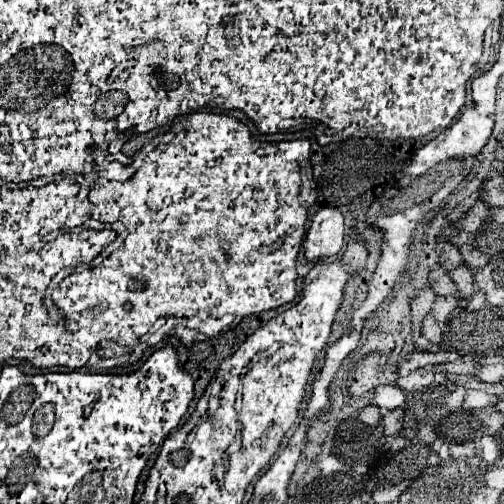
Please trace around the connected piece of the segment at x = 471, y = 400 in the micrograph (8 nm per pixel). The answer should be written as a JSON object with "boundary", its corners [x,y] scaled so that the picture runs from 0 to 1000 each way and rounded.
{"boundary":[[[933,774],[925,786],[925,802],[933,810],[964,810],[964,806],[984,806],[988,802],[988,786],[980,782],[964,782],[956,774]]]}

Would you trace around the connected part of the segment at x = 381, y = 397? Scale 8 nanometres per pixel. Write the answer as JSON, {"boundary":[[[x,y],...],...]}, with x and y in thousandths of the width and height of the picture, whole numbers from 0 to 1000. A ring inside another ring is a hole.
{"boundary":[[[750,766],[742,774],[738,798],[746,798],[746,806],[762,810],[762,813],[782,813],[802,806],[806,798],[806,778],[790,766]]]}

